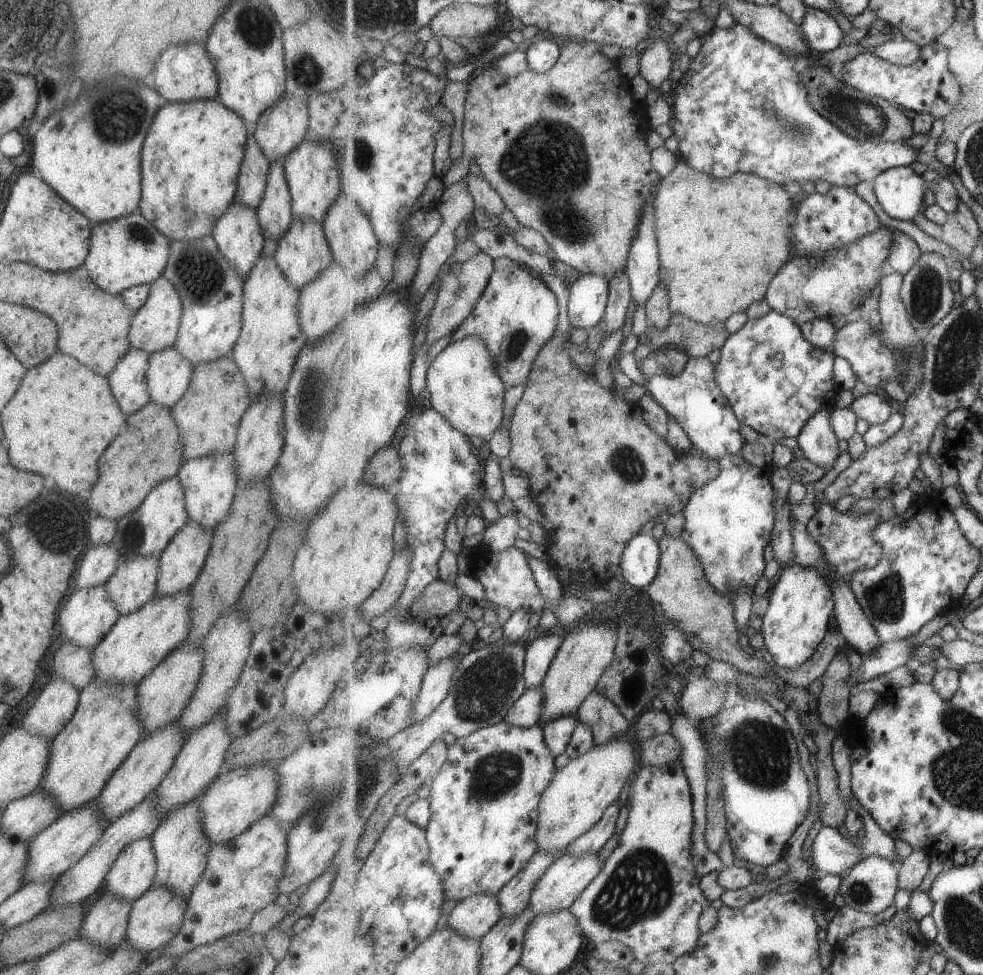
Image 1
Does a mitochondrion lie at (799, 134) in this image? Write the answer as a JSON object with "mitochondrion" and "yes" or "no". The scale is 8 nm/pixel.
{"mitochondrion":"yes"}

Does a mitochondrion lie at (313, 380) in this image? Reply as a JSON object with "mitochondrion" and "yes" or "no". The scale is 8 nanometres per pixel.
{"mitochondrion":"yes"}

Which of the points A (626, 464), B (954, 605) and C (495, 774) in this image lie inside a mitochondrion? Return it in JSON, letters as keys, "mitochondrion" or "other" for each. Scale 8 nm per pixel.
{"A":"mitochondrion","B":"other","C":"mitochondrion"}

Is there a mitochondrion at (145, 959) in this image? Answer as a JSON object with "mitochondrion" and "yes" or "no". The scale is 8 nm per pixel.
{"mitochondrion":"no"}

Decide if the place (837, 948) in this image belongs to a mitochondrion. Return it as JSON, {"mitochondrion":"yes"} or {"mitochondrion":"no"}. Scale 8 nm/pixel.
{"mitochondrion":"no"}

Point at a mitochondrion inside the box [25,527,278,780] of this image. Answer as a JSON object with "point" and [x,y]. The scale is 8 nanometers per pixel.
{"point":[53,541]}

